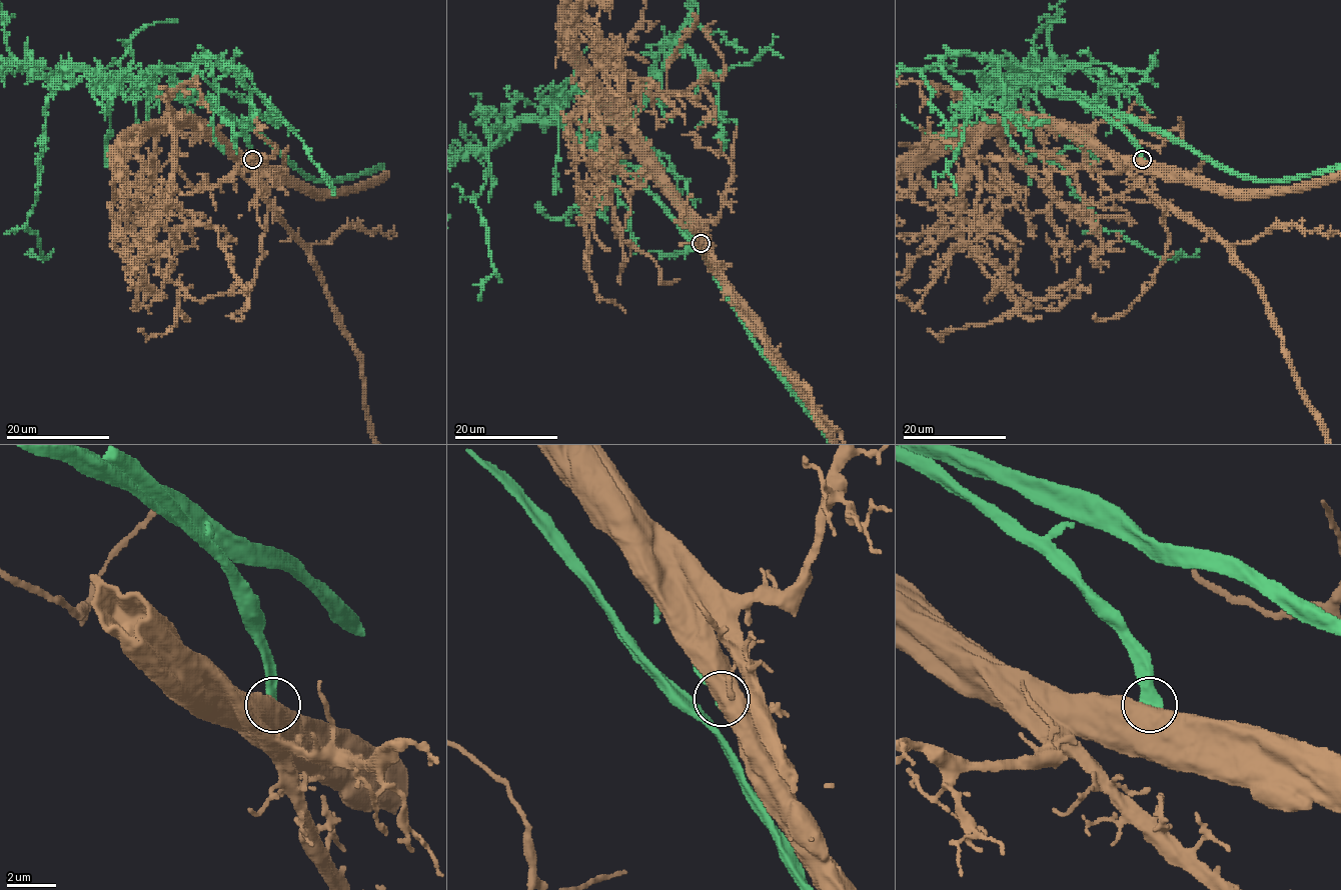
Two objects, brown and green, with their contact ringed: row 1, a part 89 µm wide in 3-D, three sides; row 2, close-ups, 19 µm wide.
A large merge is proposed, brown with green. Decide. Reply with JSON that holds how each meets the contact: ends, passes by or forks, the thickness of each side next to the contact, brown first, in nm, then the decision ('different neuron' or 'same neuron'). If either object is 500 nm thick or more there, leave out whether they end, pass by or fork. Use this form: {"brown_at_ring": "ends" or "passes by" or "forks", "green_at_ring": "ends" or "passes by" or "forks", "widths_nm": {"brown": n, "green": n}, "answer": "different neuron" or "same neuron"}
{"widths_nm": {"brown": 750, "green": 460}, "answer": "different neuron"}

